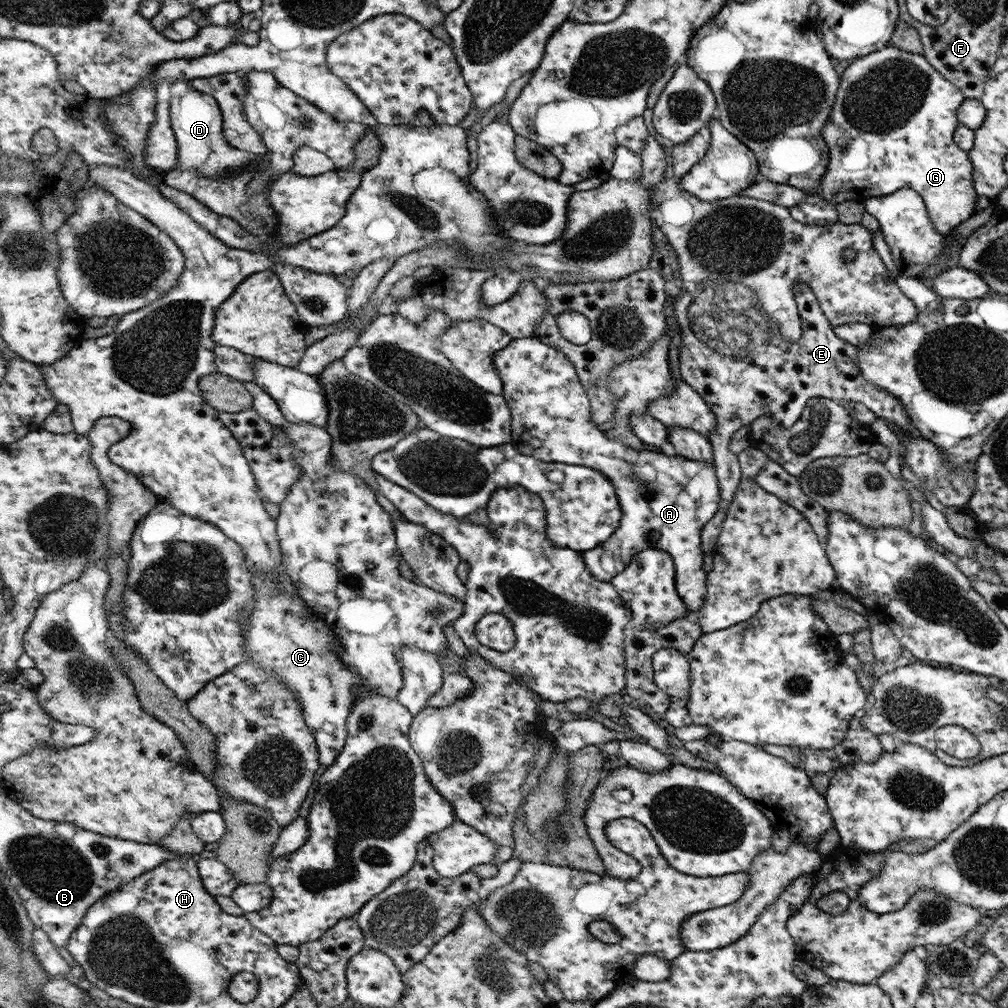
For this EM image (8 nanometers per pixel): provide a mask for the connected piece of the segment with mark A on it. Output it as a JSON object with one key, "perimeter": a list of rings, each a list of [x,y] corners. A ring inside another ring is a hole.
{"perimeter":[[[536,336],[513,339],[507,348],[493,355],[495,367],[503,379],[503,396],[507,399],[512,413],[513,434],[510,443],[522,453],[534,456],[542,462],[580,465],[594,470],[602,469],[612,480],[622,502],[623,516],[620,532],[608,540],[608,544],[584,551],[588,568],[596,578],[611,582],[619,572],[622,572],[633,560],[634,556],[656,549],[668,552],[675,563],[675,583],[682,602],[694,613],[706,602],[706,570],[702,570],[702,548],[700,534],[702,526],[710,520],[710,516],[718,510],[718,500],[721,500],[718,473],[715,467],[708,463],[690,460],[682,455],[668,456],[660,450],[638,450],[627,447],[620,441],[609,439],[591,418],[590,397],[587,395],[575,365],[567,356],[555,350],[550,345],[543,344]]]}

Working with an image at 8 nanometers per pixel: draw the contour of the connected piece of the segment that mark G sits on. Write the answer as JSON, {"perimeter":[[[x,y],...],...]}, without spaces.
{"perimeter":[[[886,46],[879,51],[873,52],[856,59],[842,72],[840,88],[836,96],[833,111],[828,118],[828,122],[822,128],[823,136],[827,141],[827,150],[829,150],[829,164],[826,175],[823,176],[823,182],[819,184],[817,194],[826,202],[838,204],[844,200],[858,200],[864,202],[869,197],[879,197],[891,195],[900,189],[915,190],[925,202],[930,220],[933,227],[940,233],[947,236],[951,230],[958,226],[964,220],[968,220],[975,212],[975,203],[979,199],[974,185],[974,165],[970,162],[970,153],[961,149],[954,140],[954,131],[959,127],[958,108],[966,97],[958,85],[952,84],[950,80],[944,78],[939,70],[936,70],[930,61],[923,54],[904,52],[903,49],[894,46]]]}

